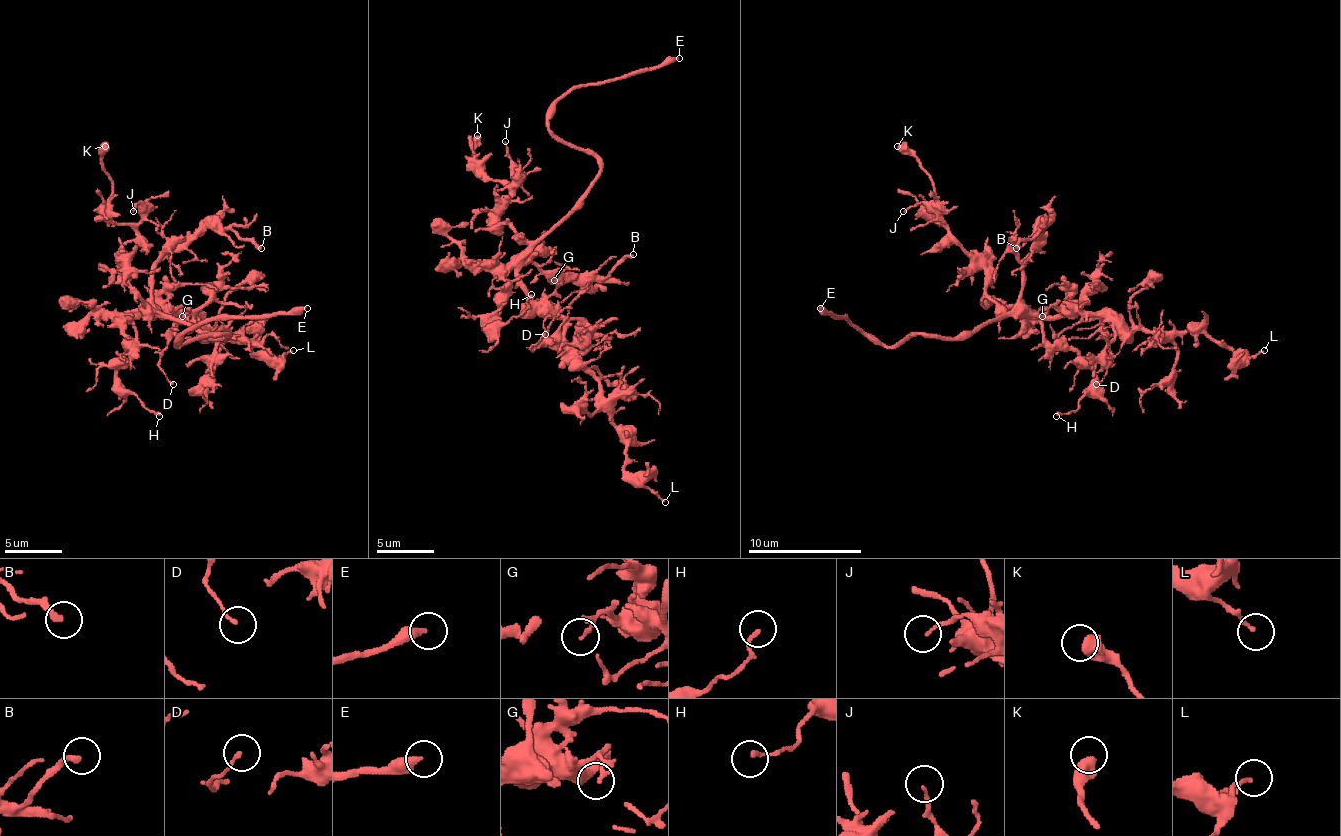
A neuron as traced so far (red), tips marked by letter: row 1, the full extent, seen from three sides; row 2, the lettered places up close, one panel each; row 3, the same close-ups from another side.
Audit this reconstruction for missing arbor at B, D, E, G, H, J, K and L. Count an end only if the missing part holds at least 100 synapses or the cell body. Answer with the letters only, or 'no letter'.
E

